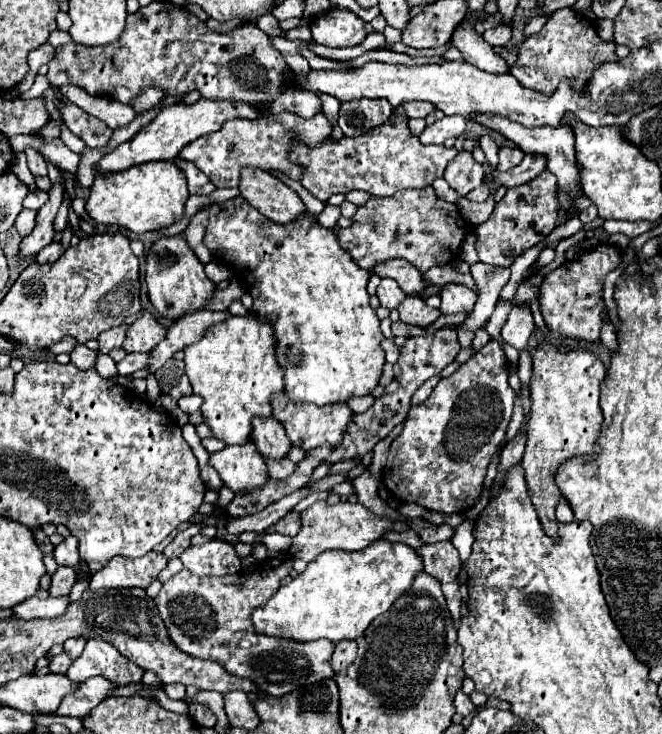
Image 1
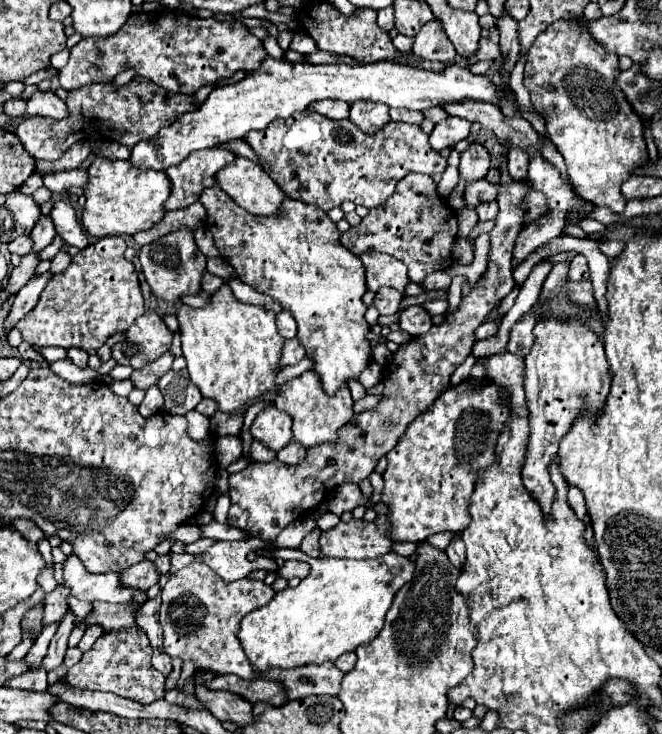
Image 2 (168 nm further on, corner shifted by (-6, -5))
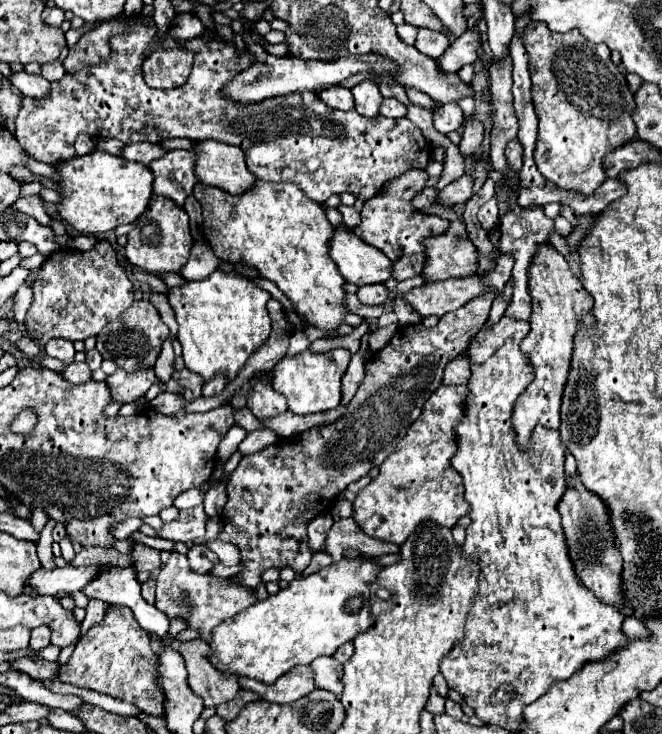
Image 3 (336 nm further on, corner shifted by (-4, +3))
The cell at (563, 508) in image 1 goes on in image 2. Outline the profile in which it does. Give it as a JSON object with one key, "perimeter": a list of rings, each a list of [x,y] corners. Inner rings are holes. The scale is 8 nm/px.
{"perimeter":[[[570,486],[570,490],[568,490],[568,504],[570,504],[570,508],[576,512],[576,516],[580,520],[586,518],[586,502],[584,502],[584,496],[582,496],[580,488]]]}

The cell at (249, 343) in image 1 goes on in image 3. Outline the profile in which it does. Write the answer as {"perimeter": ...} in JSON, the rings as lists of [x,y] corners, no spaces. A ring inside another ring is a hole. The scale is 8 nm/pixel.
{"perimeter":[[[212,272],[198,282],[184,282],[168,290],[168,304],[178,320],[178,340],[184,350],[186,368],[210,380],[216,374],[226,374],[234,380],[248,356],[268,340],[272,320],[266,310],[270,294],[258,288],[252,280],[228,272]]]}

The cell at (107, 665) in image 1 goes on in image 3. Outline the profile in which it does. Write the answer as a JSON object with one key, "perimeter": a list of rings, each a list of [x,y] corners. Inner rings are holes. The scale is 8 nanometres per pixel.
{"perimeter":[[[110,606],[104,620],[90,628],[78,642],[74,654],[66,664],[60,666],[58,678],[80,688],[96,690],[118,698],[122,702],[134,704],[140,712],[164,718],[164,694],[160,692],[158,680],[158,660],[150,648],[148,634],[136,624],[130,608]]]}

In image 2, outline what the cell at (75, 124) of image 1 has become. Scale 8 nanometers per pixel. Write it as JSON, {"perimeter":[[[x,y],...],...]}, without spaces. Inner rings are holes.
{"perimeter":[[[34,92],[30,98],[28,98],[28,108],[21,118],[27,119],[32,114],[40,114],[40,116],[48,116],[48,118],[54,118],[54,120],[62,120],[66,118],[70,112],[68,112],[68,106],[64,100],[60,100],[54,92]]]}

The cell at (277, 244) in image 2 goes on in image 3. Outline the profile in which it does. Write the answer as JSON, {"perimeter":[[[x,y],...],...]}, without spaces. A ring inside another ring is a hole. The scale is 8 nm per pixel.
{"perimeter":[[[256,180],[244,194],[232,196],[220,188],[196,184],[194,196],[200,202],[204,214],[204,238],[220,260],[254,266],[262,278],[272,280],[292,300],[298,314],[302,314],[308,324],[326,332],[334,332],[342,324],[340,318],[346,314],[346,308],[342,306],[344,278],[338,274],[334,260],[328,256],[328,240],[332,238],[334,228],[328,222],[324,208],[310,200],[300,190],[300,186],[290,182],[270,184],[264,180]]]}

